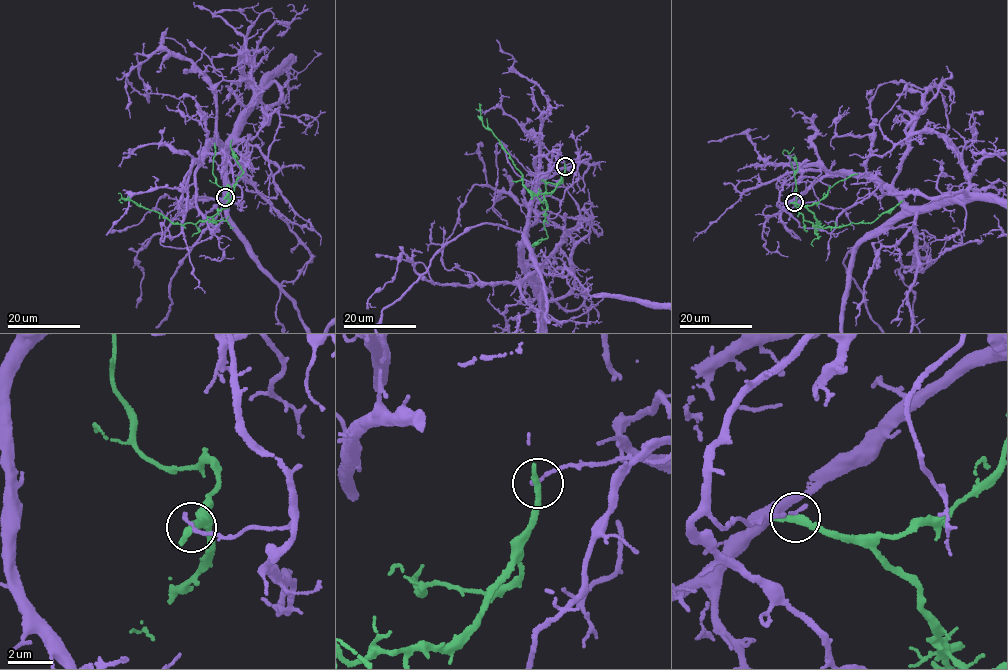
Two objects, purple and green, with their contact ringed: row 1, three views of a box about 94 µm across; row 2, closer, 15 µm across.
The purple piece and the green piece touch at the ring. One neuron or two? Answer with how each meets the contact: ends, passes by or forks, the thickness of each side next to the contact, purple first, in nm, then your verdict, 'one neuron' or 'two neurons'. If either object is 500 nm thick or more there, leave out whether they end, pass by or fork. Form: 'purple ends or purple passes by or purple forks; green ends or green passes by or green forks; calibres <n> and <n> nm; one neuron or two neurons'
purple ends; green ends; calibres 170 and 360 nm; two neurons

